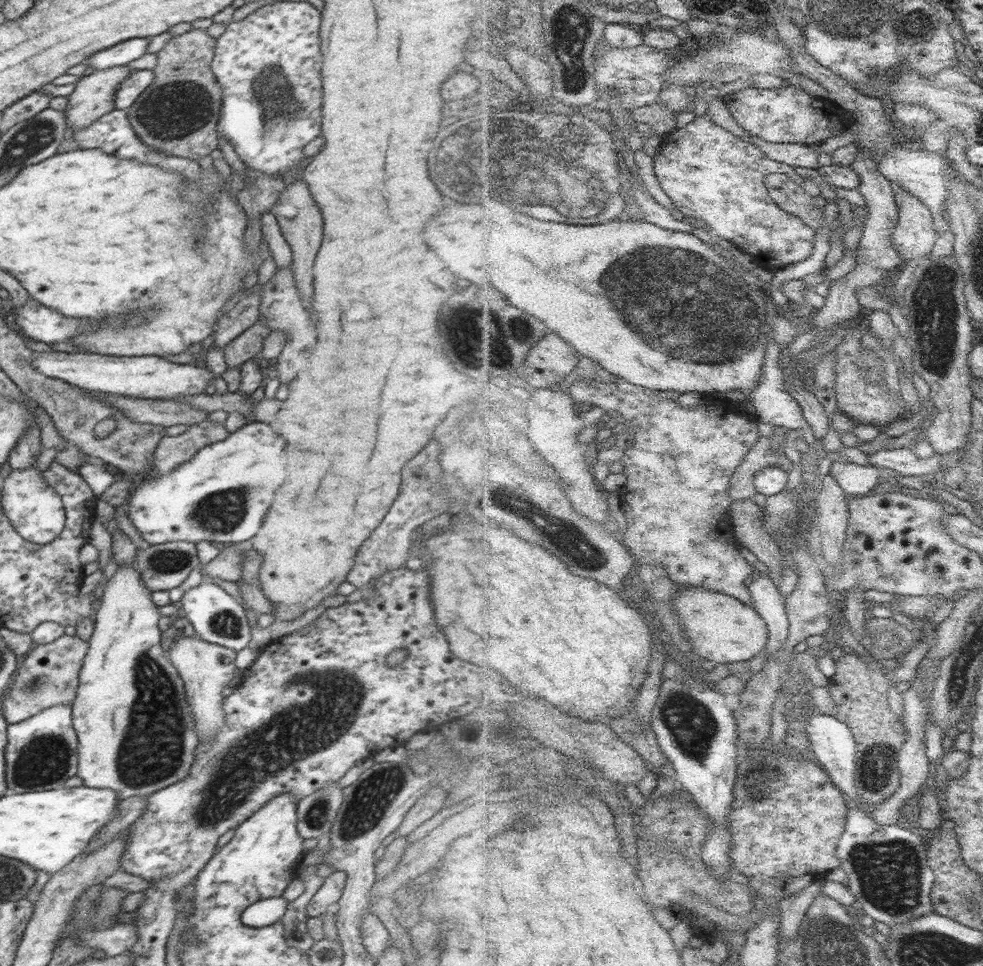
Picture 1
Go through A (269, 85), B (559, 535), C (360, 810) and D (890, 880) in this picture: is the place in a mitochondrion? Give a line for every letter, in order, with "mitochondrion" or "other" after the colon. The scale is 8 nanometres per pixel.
A: mitochondrion
B: mitochondrion
C: mitochondrion
D: mitochondrion

